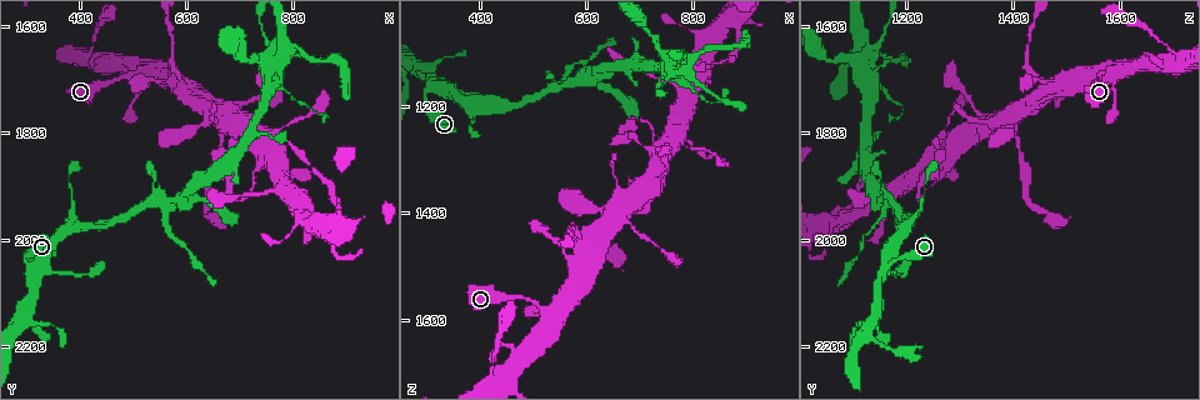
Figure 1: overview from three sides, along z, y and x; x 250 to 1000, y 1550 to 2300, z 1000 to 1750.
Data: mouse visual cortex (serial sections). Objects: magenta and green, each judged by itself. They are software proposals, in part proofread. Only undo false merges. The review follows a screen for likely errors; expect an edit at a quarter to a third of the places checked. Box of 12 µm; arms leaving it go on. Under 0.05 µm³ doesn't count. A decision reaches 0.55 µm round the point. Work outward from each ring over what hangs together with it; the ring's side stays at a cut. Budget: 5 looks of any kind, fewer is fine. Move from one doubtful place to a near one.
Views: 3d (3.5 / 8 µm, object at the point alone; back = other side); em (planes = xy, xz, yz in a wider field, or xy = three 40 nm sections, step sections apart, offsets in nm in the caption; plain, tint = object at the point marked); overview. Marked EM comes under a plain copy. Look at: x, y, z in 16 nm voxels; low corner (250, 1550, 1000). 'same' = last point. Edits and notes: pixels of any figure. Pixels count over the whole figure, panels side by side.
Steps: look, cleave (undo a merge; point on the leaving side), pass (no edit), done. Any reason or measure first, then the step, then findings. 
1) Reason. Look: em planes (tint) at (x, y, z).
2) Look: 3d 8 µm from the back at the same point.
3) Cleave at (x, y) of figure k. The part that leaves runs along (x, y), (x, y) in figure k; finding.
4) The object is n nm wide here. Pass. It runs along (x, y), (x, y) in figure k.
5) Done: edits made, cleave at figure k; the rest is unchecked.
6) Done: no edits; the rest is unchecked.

Thick turns thin. Look: 3d 3.5 µm at (730, 1875, 1270).

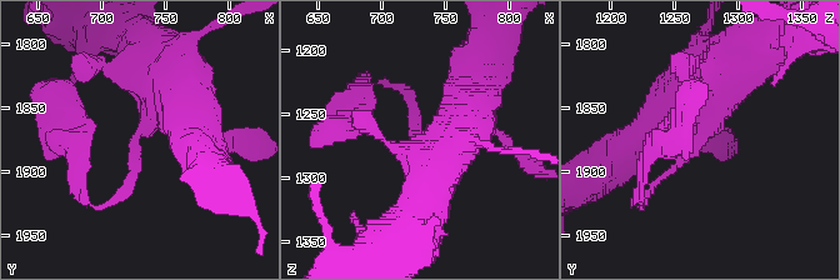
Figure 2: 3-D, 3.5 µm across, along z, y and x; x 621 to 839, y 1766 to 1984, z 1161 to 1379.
The arms are 100, 700 nm wide; shape alone is not enough. Look: em planes (tint) at (726, 1876, 1268).

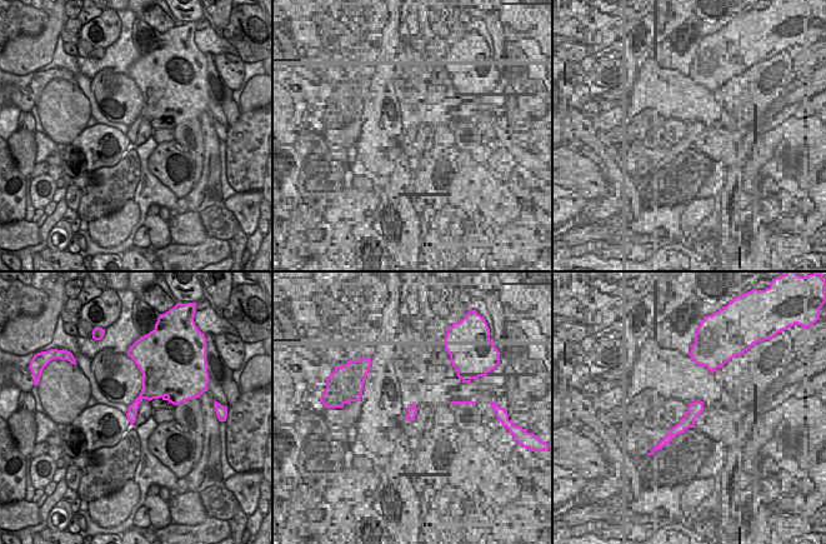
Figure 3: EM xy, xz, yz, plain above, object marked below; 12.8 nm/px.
Pass. It runs along (720, 75), (698, 144), (646, 198) in figure 2; one cell here.

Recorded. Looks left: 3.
Sudden change in width. Look: em xy step 1 (tint) at (585, 1690, 1445).

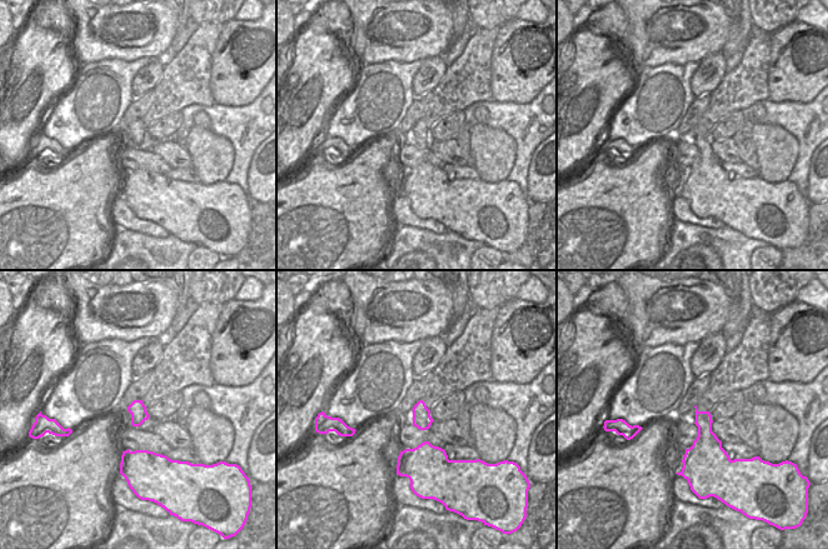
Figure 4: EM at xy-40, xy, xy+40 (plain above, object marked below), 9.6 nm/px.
Look: 3d 3.5 µm at the same point.

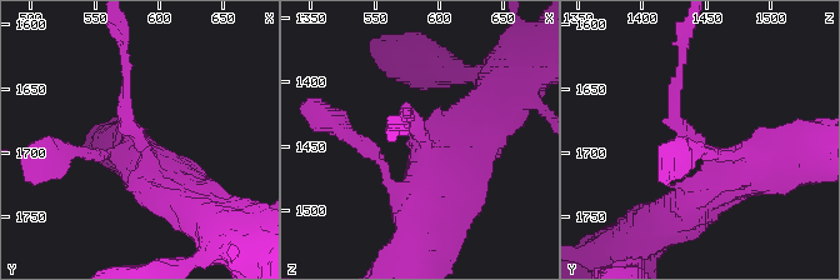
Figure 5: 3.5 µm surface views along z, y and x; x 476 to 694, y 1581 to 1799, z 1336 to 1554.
Pass. It runs along (759, 174), (675, 120), (679, 66) in figure 5; all the same cell.

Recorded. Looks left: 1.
Done: no edits; the rest is unchecked.

